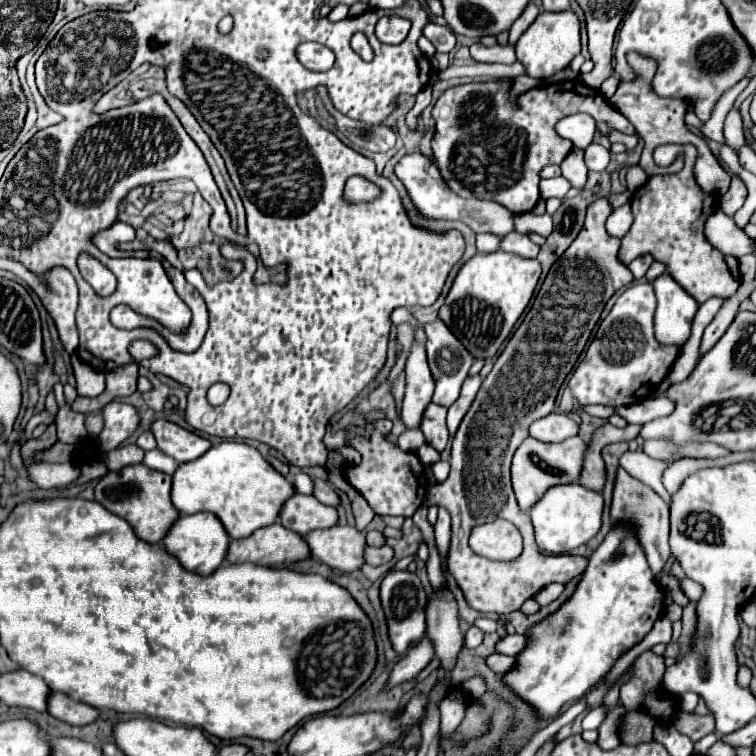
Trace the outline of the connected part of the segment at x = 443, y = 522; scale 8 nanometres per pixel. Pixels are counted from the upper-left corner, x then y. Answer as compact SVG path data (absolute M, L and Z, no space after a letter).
M440 508L438 522L434 524L434 530L436 530L436 544L440 550L440 558L442 558L442 562L446 562L448 546L450 546L450 514L448 514L448 510Z

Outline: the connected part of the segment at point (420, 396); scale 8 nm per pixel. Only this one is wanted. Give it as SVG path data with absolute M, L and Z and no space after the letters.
M414 344L406 362L406 396L402 406L402 422L408 430L420 430L420 418L432 402L434 384L436 382L428 368L424 346Z

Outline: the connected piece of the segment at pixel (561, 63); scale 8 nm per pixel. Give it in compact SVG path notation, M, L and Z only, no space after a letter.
M572 10L564 12L540 12L532 26L516 42L518 62L526 68L526 74L536 80L548 80L554 74L570 66L574 56L580 54L580 24Z

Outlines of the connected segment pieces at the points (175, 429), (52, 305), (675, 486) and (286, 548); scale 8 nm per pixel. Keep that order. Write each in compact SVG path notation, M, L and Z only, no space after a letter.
M160 418L152 424L152 432L156 436L158 448L164 454L176 458L178 462L196 460L212 446L210 440L206 440L206 438L202 438L190 430L184 430L178 424L168 422L164 418Z
M4 258L4 270L16 274L18 278L22 278L42 300L42 304L46 306L46 310L50 312L50 316L54 318L56 326L58 326L58 334L60 334L60 340L64 344L64 348L69 354L73 354L77 351L79 346L79 334L76 330L76 308L78 308L78 286L76 286L76 280L74 276L64 270L62 266L56 266L52 270L46 270L44 276L38 276L38 274L32 274L26 266L22 266L20 262L14 262L14 260L8 260Z
M738 452L736 454L730 454L726 458L720 458L720 460L696 460L696 458L680 458L676 460L672 466L666 468L664 476L662 476L662 482L666 486L666 490L670 494L676 494L682 486L682 482L692 474L692 472L698 472L700 468L710 468L710 466L726 466L726 464L732 464L732 462L738 462Z
M272 524L268 528L256 530L252 536L242 540L232 540L228 546L228 558L230 564L242 564L242 562L254 562L264 566L274 564L292 564L310 558L308 542L304 542L304 536L284 528L282 524Z

